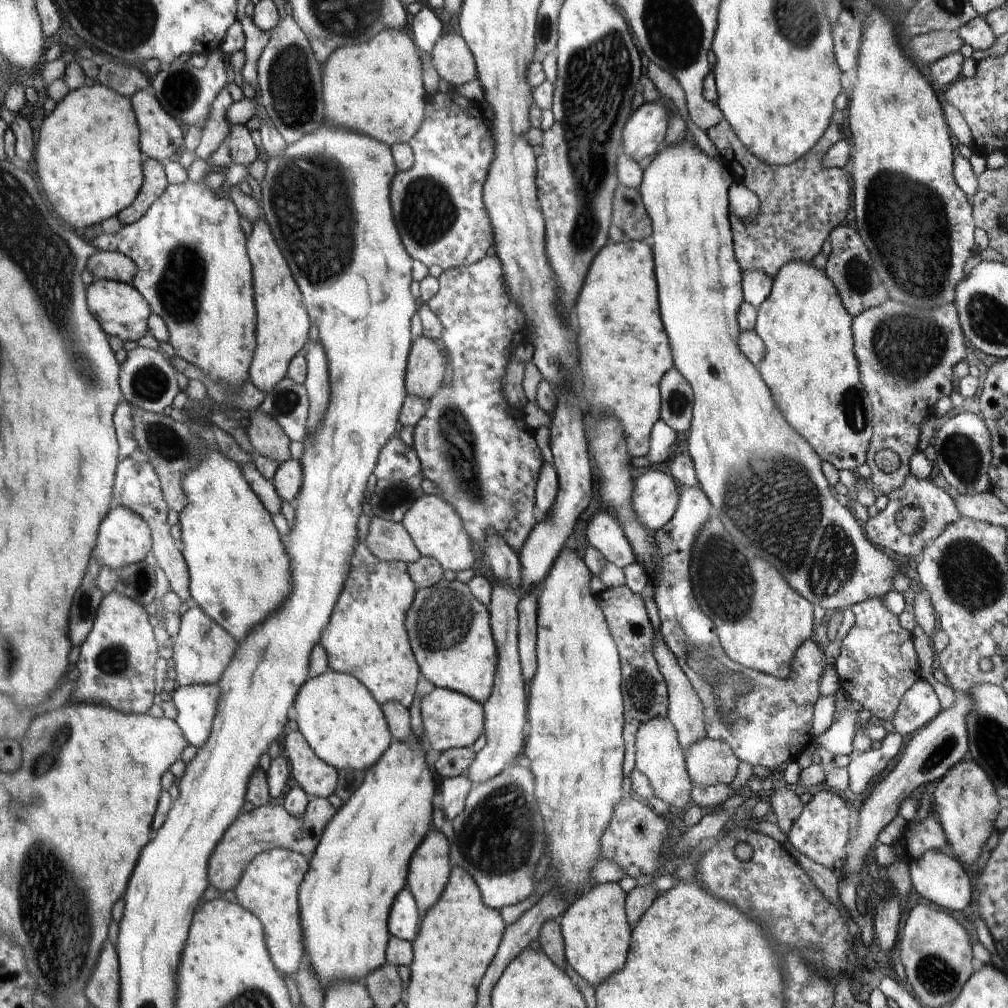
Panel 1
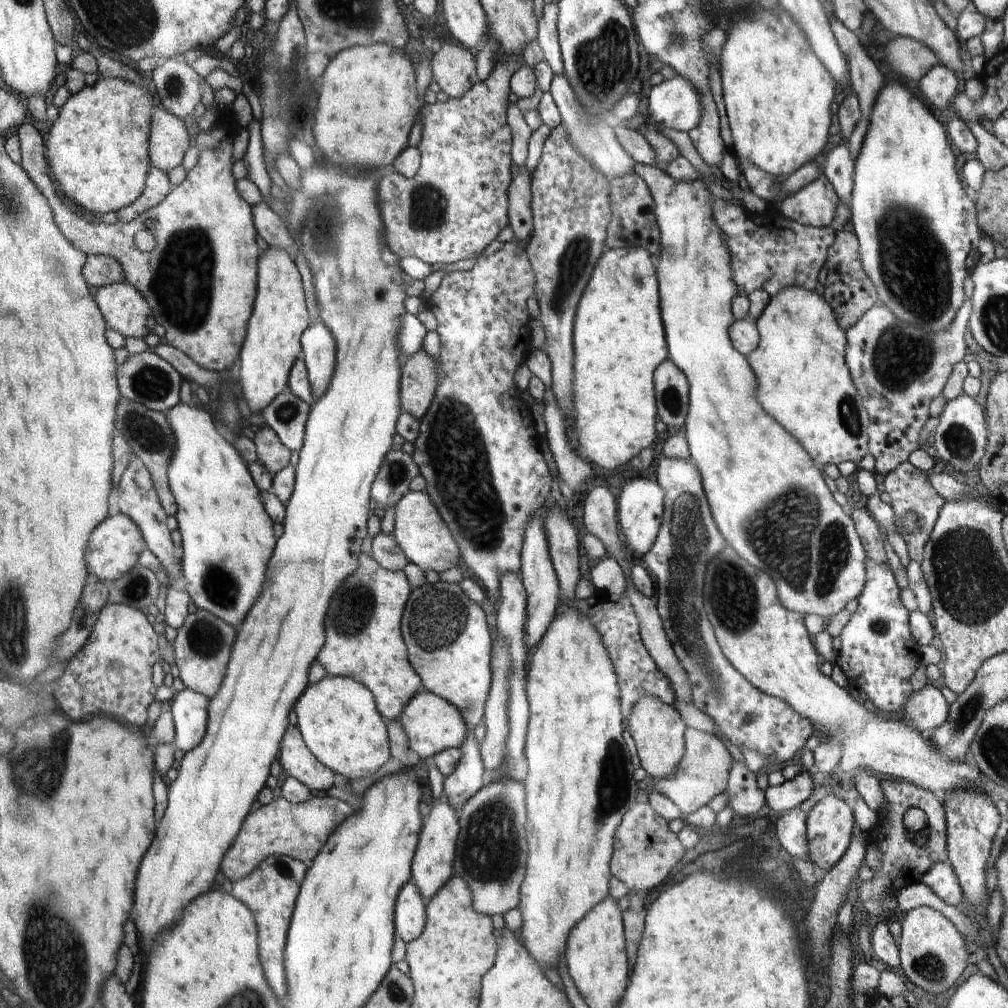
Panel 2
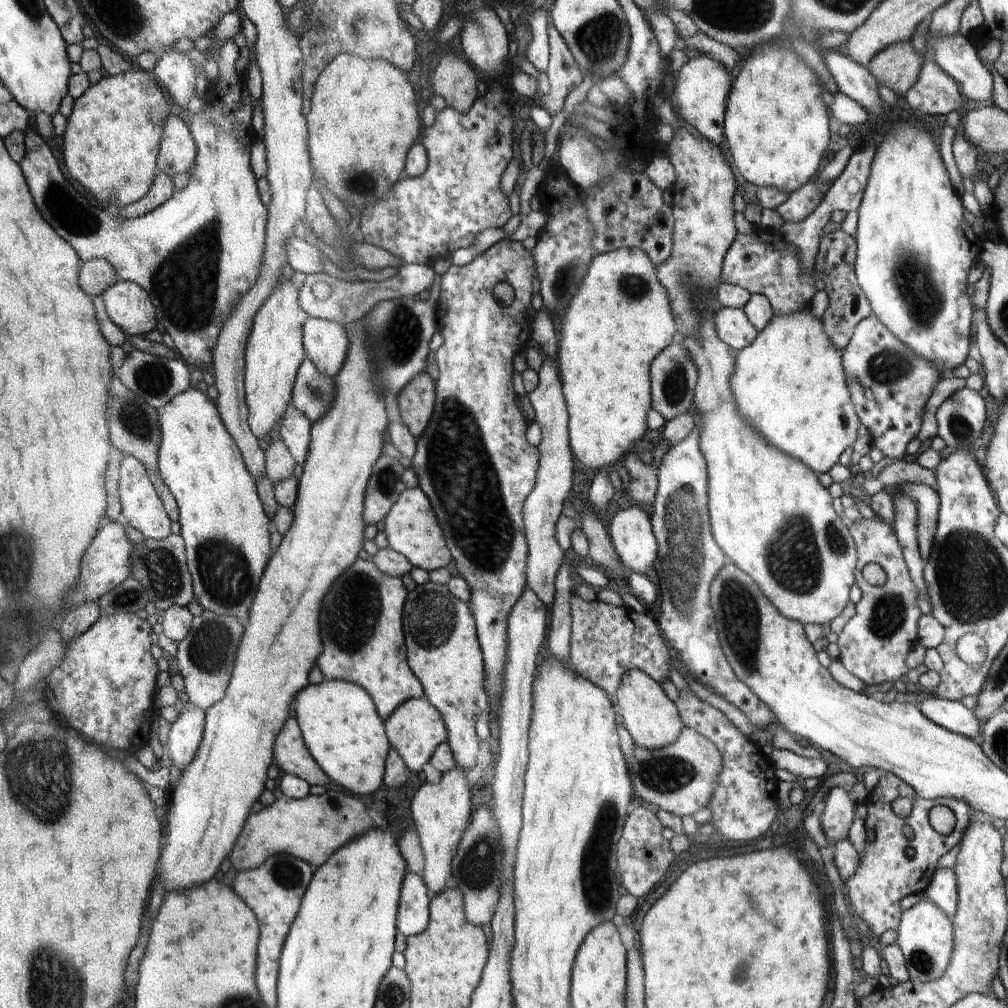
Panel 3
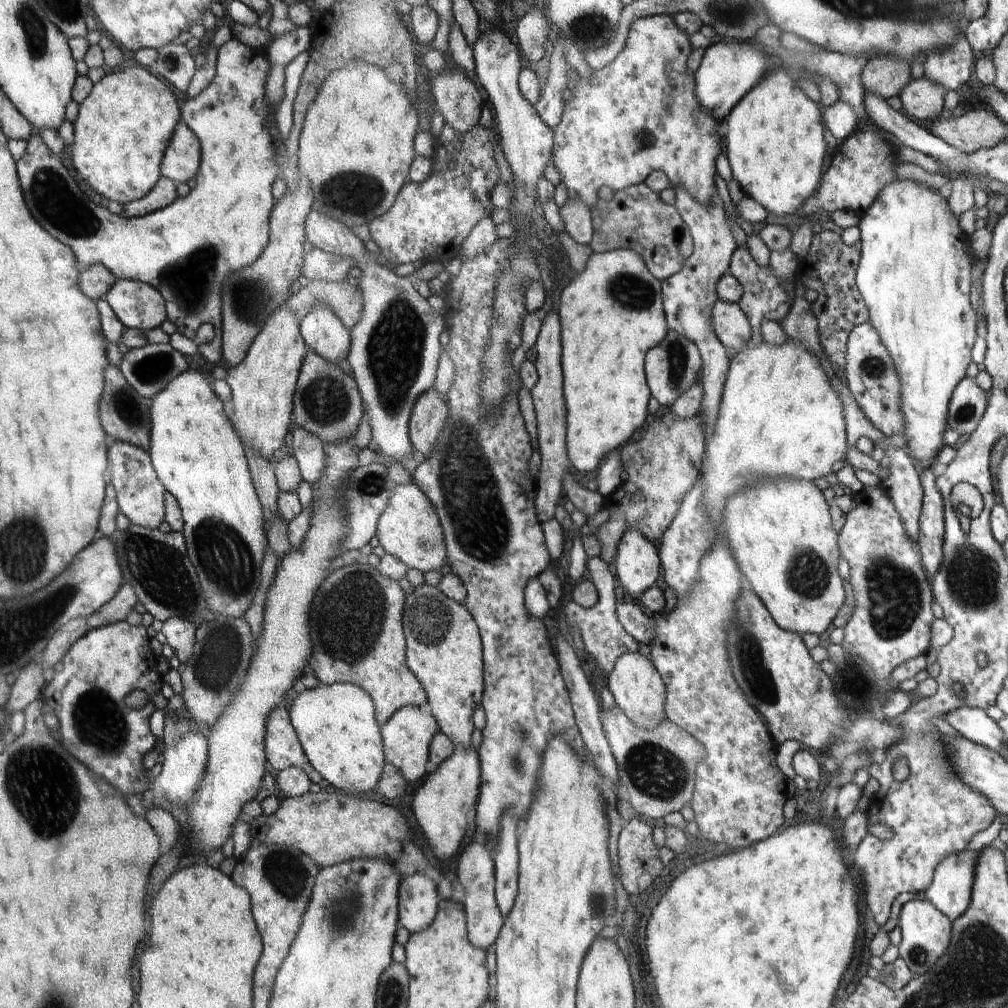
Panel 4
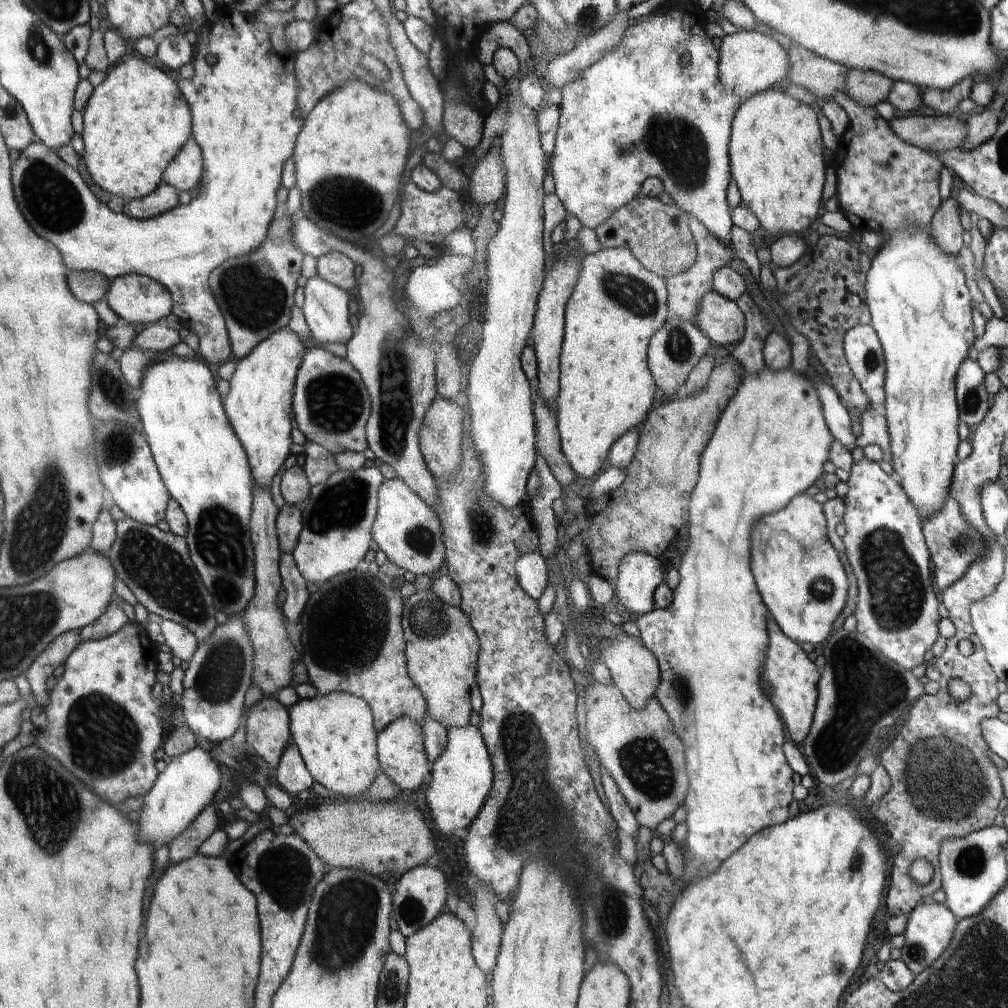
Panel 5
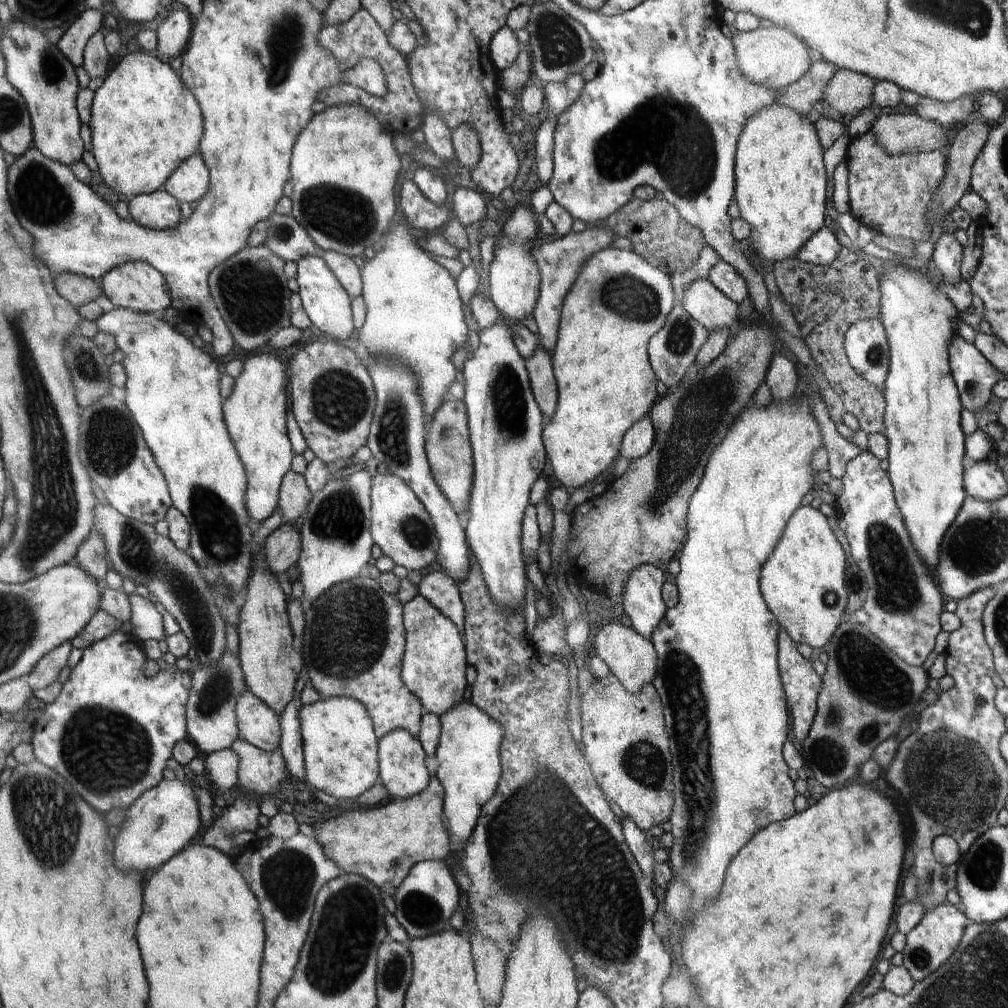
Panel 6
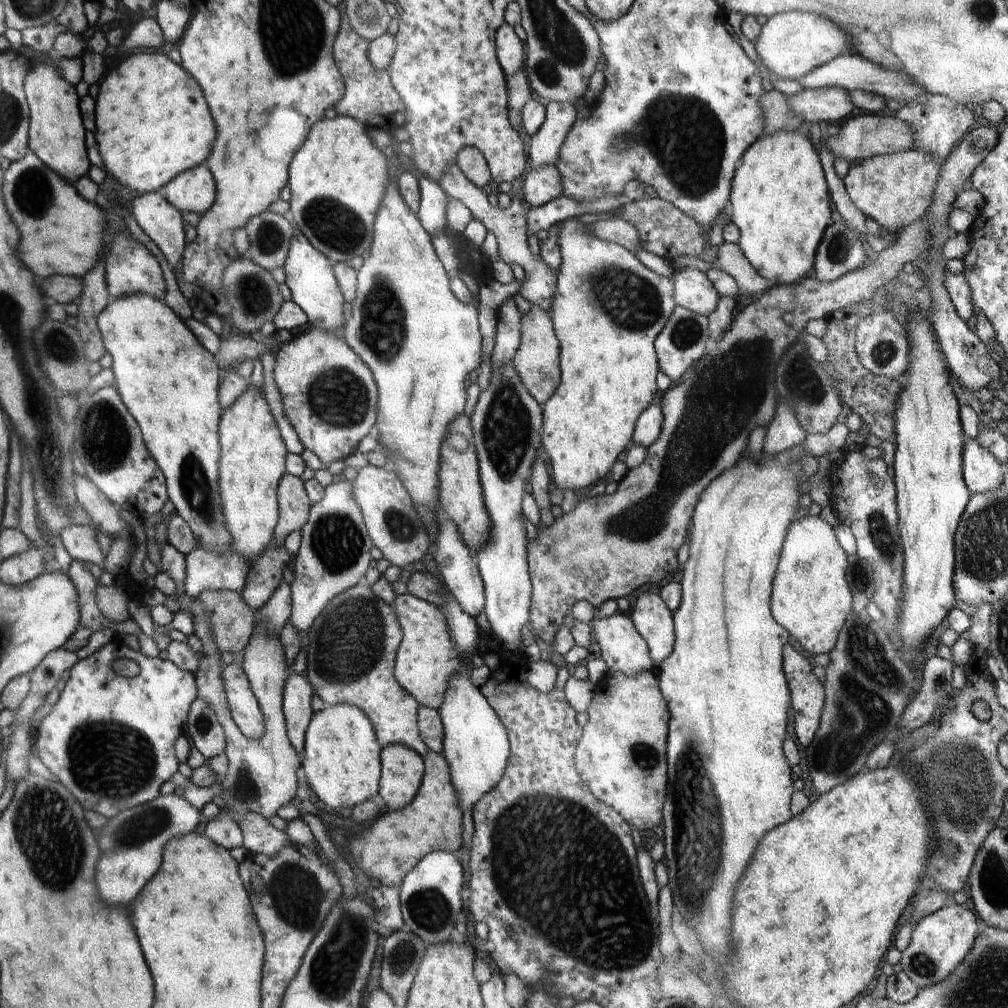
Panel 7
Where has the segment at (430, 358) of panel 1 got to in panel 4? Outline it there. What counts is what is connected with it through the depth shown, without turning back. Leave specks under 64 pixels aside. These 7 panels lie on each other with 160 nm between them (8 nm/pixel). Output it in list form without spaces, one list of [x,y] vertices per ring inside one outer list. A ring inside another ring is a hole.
[[[435,388],[422,392],[409,418],[412,448],[425,458],[432,452],[447,417],[446,401]]]

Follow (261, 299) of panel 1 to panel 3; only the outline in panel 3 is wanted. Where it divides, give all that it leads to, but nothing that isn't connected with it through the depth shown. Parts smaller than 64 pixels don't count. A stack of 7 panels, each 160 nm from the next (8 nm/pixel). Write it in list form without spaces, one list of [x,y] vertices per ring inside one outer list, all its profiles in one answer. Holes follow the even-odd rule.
[[[294,271],[291,278],[282,276],[253,318],[253,328],[245,346],[245,400],[248,402],[249,427],[258,439],[265,439],[285,414],[288,402],[293,398],[297,372],[305,360],[302,326],[310,316],[300,303],[304,278],[306,275],[298,271]]]

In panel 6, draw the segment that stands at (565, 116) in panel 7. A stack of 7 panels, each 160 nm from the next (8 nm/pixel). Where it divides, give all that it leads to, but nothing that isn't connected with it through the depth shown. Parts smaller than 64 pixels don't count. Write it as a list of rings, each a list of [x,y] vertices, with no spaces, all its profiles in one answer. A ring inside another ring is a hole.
[[[580,73],[569,74],[562,82],[549,82],[545,85],[545,97],[548,100],[549,115],[556,120],[579,96],[585,82]]]

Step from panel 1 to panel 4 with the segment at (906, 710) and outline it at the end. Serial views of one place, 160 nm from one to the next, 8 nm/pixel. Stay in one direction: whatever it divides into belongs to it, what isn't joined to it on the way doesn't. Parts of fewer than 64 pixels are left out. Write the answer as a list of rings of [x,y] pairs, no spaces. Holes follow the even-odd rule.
[[[967,706],[952,709],[943,716],[943,723],[952,732],[990,750],[997,751],[1003,743],[1002,729],[984,709]]]

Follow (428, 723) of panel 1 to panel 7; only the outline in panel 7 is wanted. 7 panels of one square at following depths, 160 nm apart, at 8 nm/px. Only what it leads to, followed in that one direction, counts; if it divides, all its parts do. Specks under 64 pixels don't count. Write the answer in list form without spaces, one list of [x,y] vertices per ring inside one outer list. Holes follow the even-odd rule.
[[[389,744],[381,751],[380,798],[390,811],[400,810],[416,798],[423,782],[424,762],[408,745]]]

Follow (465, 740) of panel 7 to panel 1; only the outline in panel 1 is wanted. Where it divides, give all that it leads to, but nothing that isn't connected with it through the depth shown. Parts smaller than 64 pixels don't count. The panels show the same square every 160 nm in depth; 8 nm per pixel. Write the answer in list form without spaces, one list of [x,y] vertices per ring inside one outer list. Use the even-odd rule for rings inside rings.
[[[436,828],[421,844],[418,856],[414,856],[414,864],[410,864],[410,880],[407,887],[417,901],[419,915],[423,917],[439,902],[448,886],[450,848],[444,834]]]

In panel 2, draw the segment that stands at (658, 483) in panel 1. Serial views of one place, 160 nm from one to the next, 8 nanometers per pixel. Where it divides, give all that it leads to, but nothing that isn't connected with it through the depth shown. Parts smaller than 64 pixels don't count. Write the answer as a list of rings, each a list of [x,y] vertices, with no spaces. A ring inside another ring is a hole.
[[[636,478],[622,488],[618,496],[617,519],[620,536],[632,556],[644,556],[656,542],[663,522],[665,496],[665,490],[656,481],[645,478]]]

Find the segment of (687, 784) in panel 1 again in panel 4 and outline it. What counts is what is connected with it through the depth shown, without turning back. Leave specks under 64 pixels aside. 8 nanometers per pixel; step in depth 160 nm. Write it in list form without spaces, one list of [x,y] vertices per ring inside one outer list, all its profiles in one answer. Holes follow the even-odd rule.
[[[625,653],[618,658],[607,678],[607,687],[613,694],[615,704],[635,725],[653,731],[668,720],[666,712],[668,690],[665,688],[665,681],[648,658],[640,653]]]

